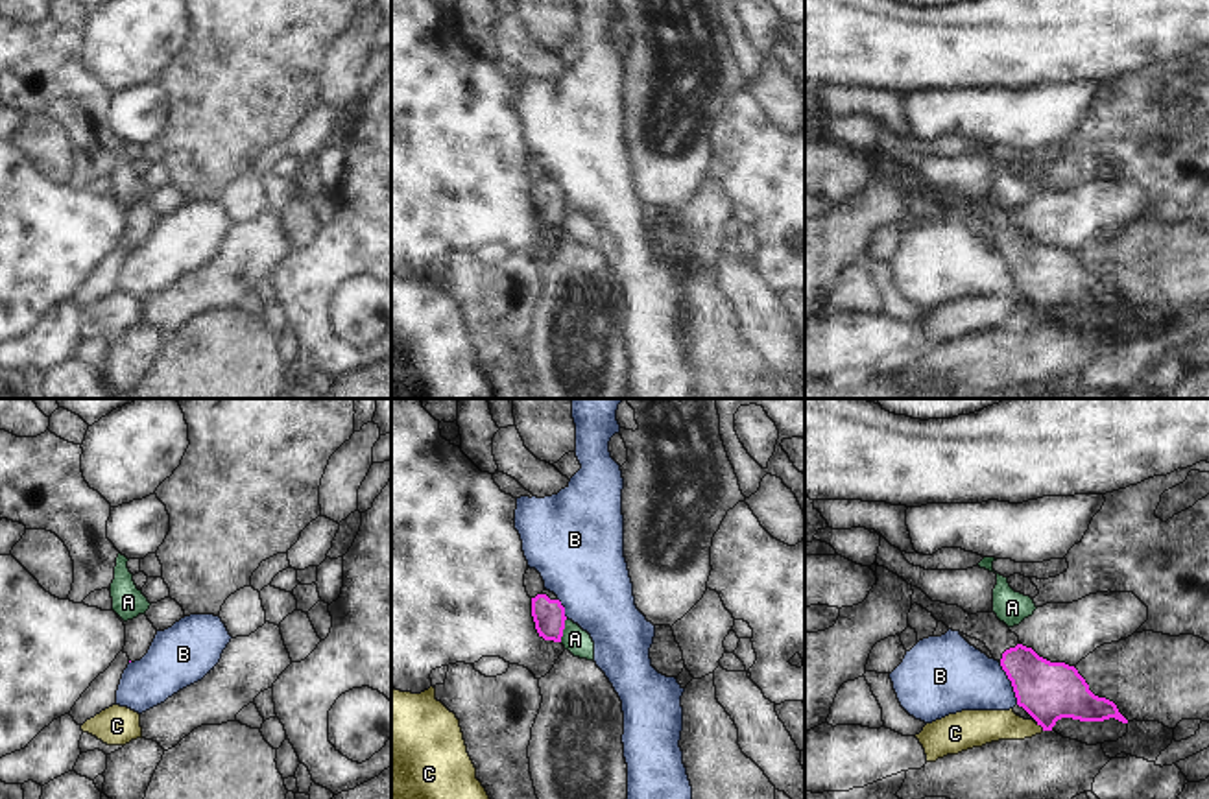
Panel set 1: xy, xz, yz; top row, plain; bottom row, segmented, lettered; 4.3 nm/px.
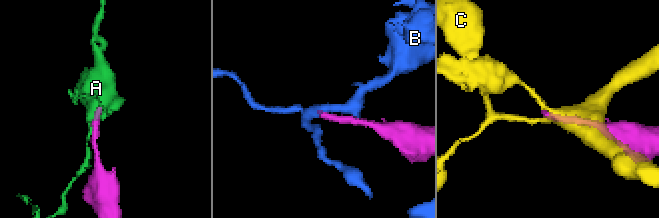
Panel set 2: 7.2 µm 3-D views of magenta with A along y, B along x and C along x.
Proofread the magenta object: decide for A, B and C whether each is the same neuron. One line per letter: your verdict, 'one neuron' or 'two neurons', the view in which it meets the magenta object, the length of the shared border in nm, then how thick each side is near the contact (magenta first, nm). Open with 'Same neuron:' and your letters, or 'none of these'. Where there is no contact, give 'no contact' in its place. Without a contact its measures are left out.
Same neuron: none of these
A: two neurons | xz | 110 nm | 140/110 nm
B: two neurons | yz | 200 nm | 260/300 nm
C: two neurons | yz | 50 nm | 260/150 nm

